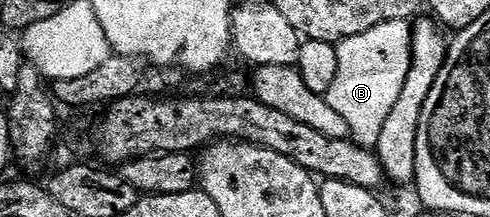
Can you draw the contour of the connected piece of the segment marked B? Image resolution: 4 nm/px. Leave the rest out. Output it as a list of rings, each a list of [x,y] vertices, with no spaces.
[[[391,20],[382,22],[366,34],[351,36],[336,44],[336,57],[338,58],[338,74],[334,78],[334,86],[326,89],[326,99],[330,106],[342,118],[346,118],[351,139],[363,148],[375,149],[378,138],[382,134],[382,126],[386,126],[386,118],[390,118],[390,112],[394,110],[394,104],[402,94],[402,88],[406,86],[406,74],[410,74],[412,65],[412,24],[406,20]]]

